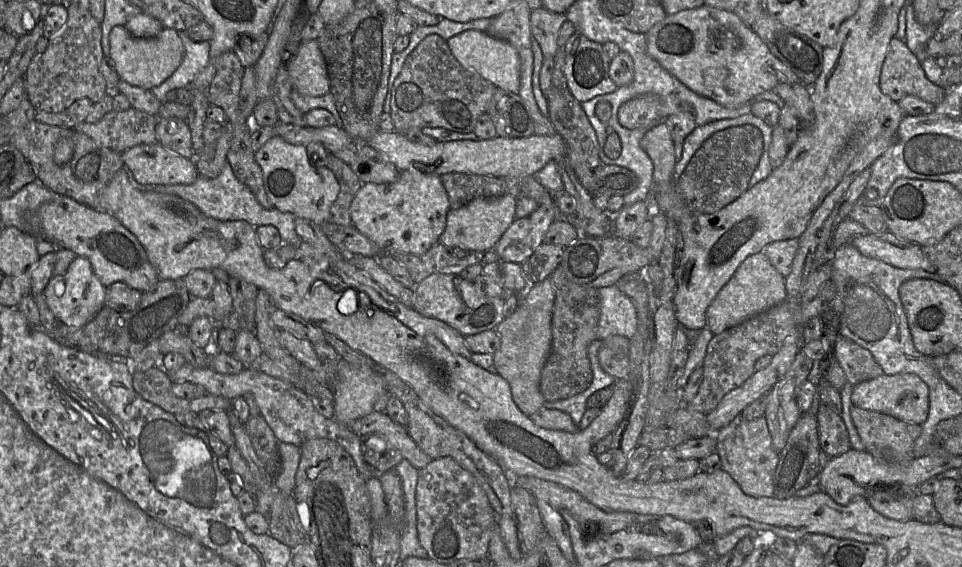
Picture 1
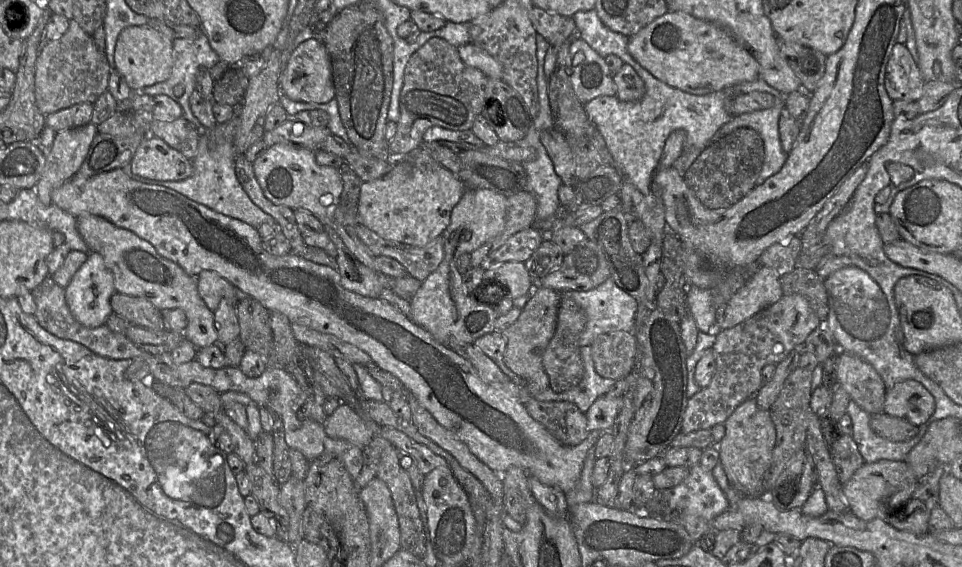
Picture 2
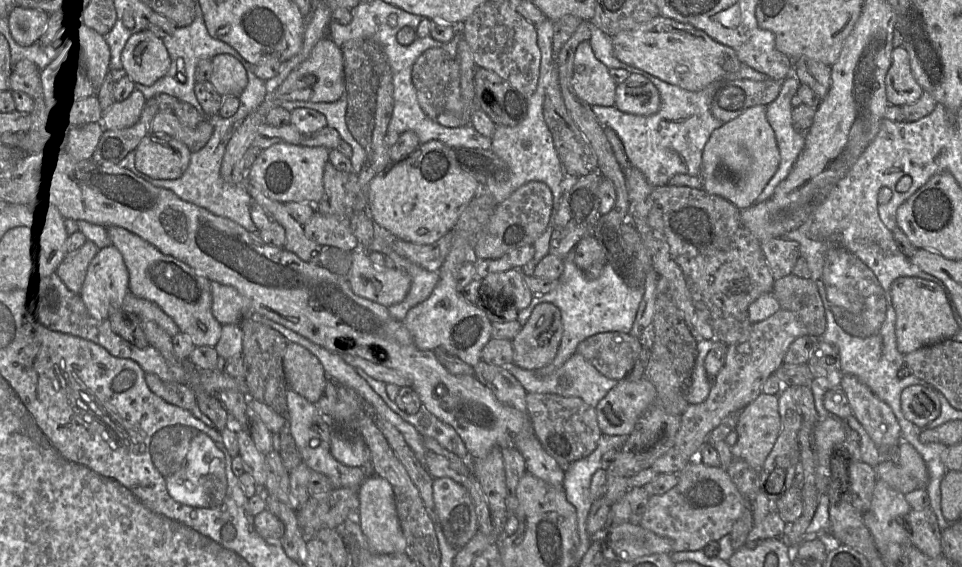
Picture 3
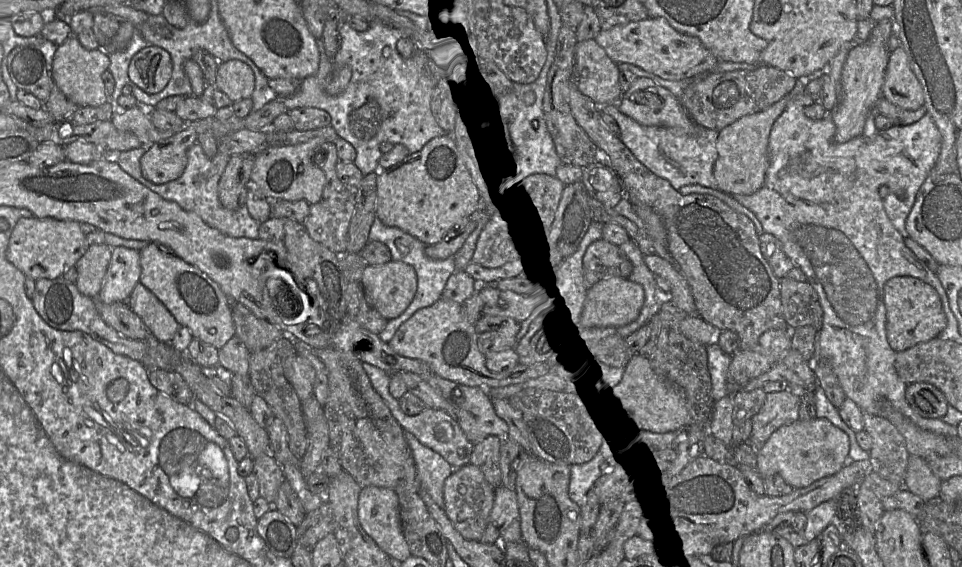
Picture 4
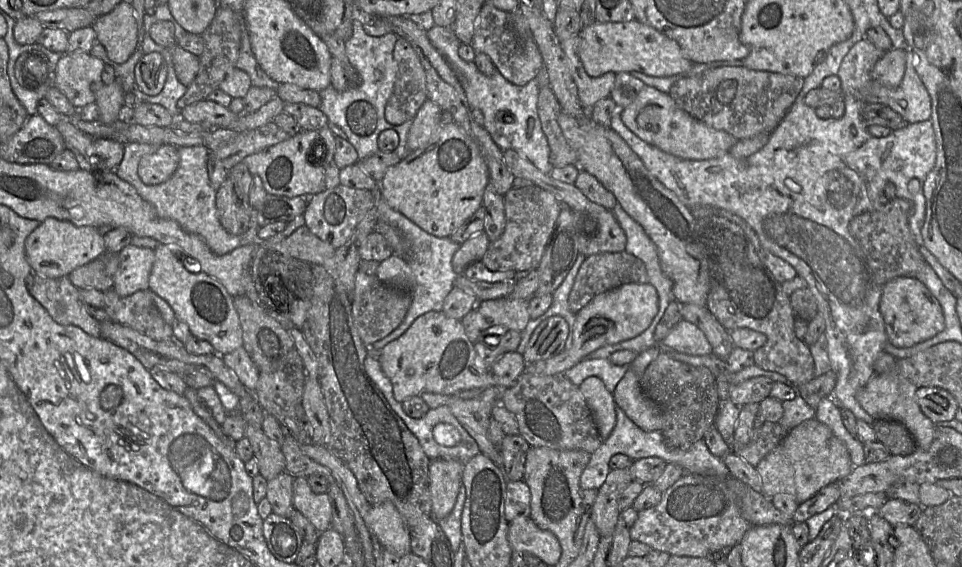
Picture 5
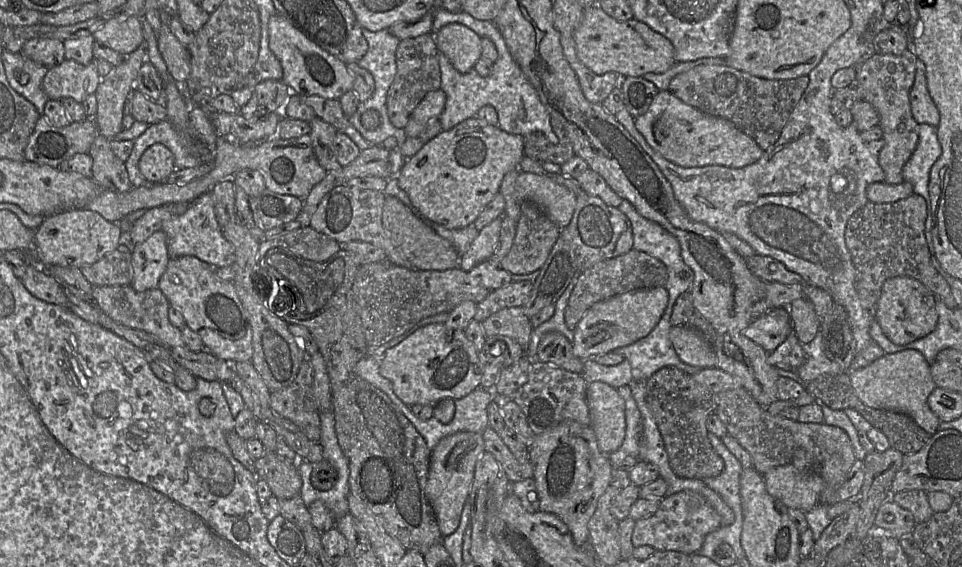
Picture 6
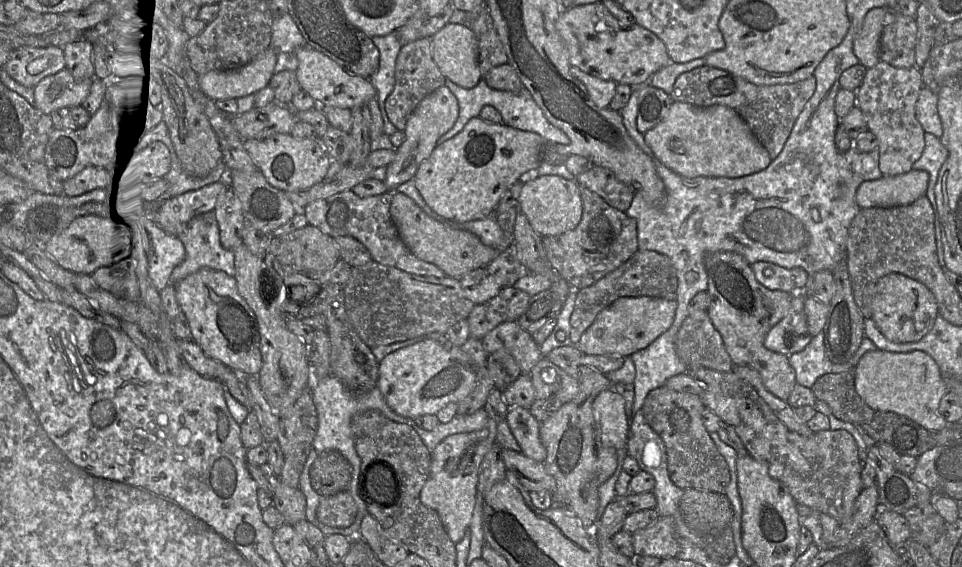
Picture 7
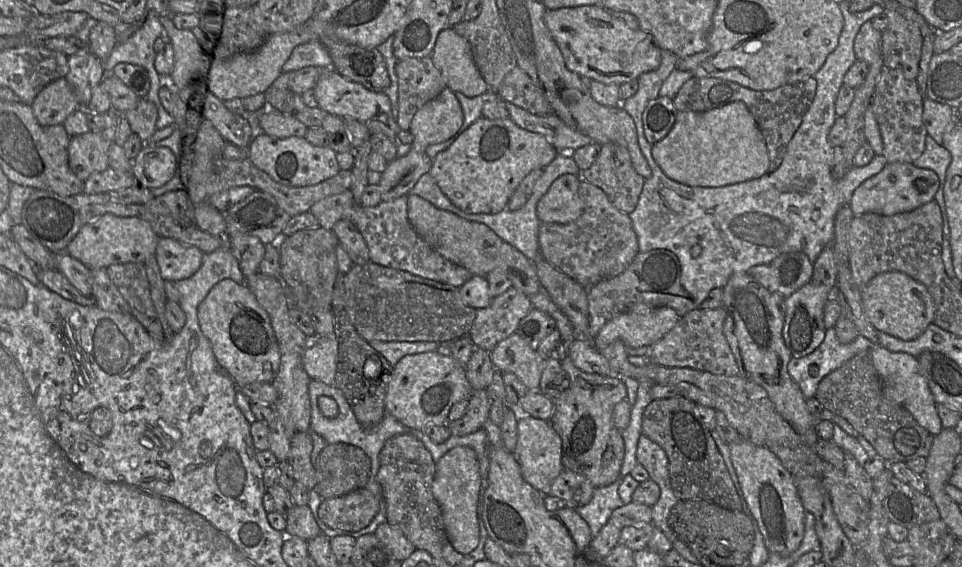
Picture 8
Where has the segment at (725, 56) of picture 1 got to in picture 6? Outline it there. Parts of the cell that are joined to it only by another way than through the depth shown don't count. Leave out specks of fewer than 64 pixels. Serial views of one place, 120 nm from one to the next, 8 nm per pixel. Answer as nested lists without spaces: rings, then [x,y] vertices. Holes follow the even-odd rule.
[[[598,4],[583,9],[582,20],[574,33],[574,40],[579,60],[596,75],[614,72],[621,77],[643,77],[646,73],[664,73],[676,63],[675,49],[668,38],[635,18],[625,22],[615,20]]]

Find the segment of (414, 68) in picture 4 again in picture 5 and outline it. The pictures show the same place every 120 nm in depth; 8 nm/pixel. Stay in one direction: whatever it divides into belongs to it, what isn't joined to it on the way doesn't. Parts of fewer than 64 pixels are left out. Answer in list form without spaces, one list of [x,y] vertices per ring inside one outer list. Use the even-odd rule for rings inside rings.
[[[353,19],[353,34],[345,41],[347,58],[360,75],[360,84],[348,87],[344,91],[336,90],[332,85],[320,91],[321,103],[319,109],[327,116],[329,124],[341,128],[348,141],[352,144],[362,160],[379,151],[378,136],[384,130],[394,130],[399,137],[399,143],[394,152],[400,159],[411,153],[407,146],[407,137],[413,119],[401,125],[392,125],[385,119],[385,106],[392,95],[396,80],[397,64],[393,57],[394,46],[399,38],[395,33],[381,37],[370,36],[363,29],[363,23]]]

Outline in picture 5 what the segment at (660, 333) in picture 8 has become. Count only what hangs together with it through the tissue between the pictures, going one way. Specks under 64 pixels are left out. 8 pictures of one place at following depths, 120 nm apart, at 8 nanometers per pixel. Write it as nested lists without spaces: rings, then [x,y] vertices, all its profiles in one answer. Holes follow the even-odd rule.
[[[630,283],[596,295],[576,315],[572,345],[559,355],[527,364],[524,373],[554,375],[565,373],[598,348],[632,339],[648,328],[659,308],[656,288],[650,283]]]

